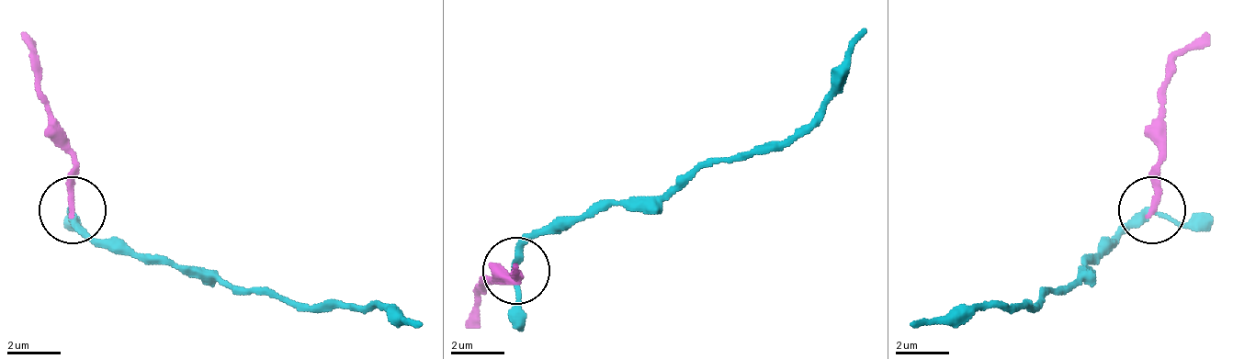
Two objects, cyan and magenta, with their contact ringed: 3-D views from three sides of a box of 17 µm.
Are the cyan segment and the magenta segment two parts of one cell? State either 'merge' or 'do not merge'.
merge

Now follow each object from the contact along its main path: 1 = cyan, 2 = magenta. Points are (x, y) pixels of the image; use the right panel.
1: (1150, 208), (1110, 241), (1063, 288), (1036, 302), (909, 322)
2: (1150, 208), (1164, 73), (1211, 33)

